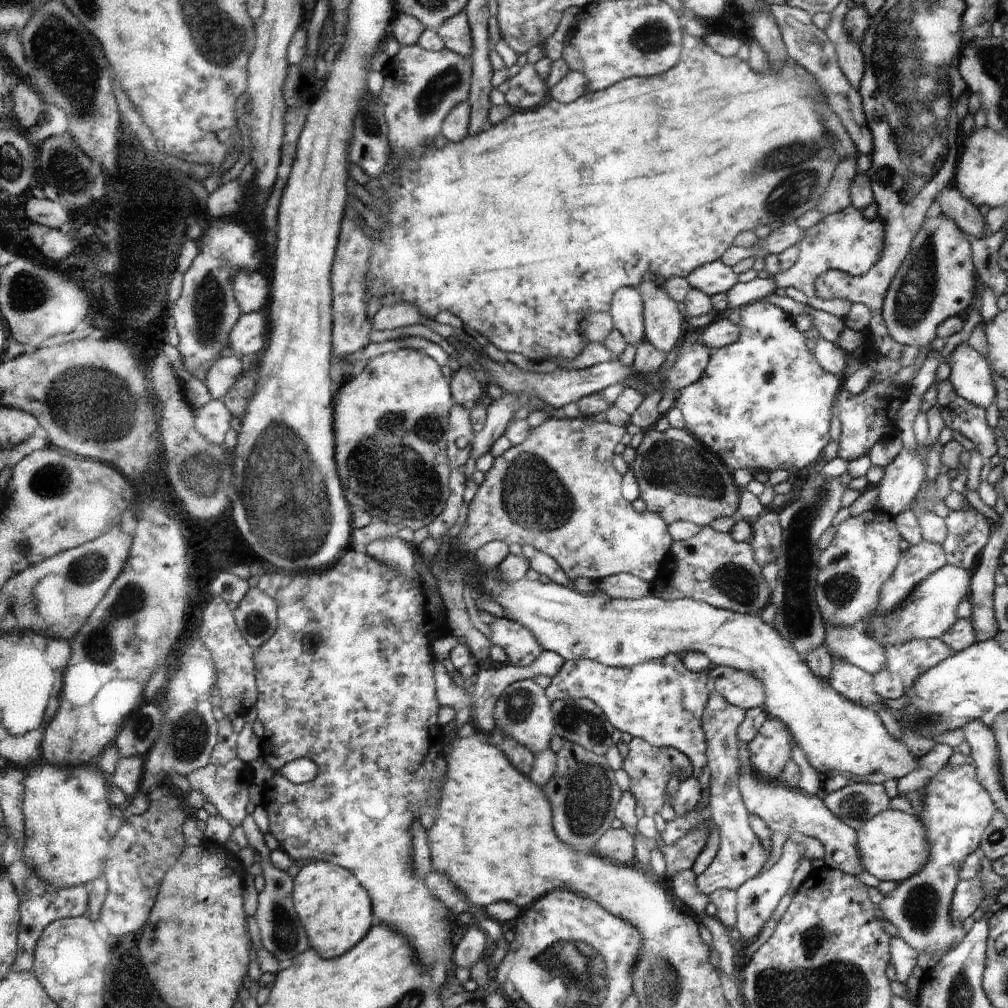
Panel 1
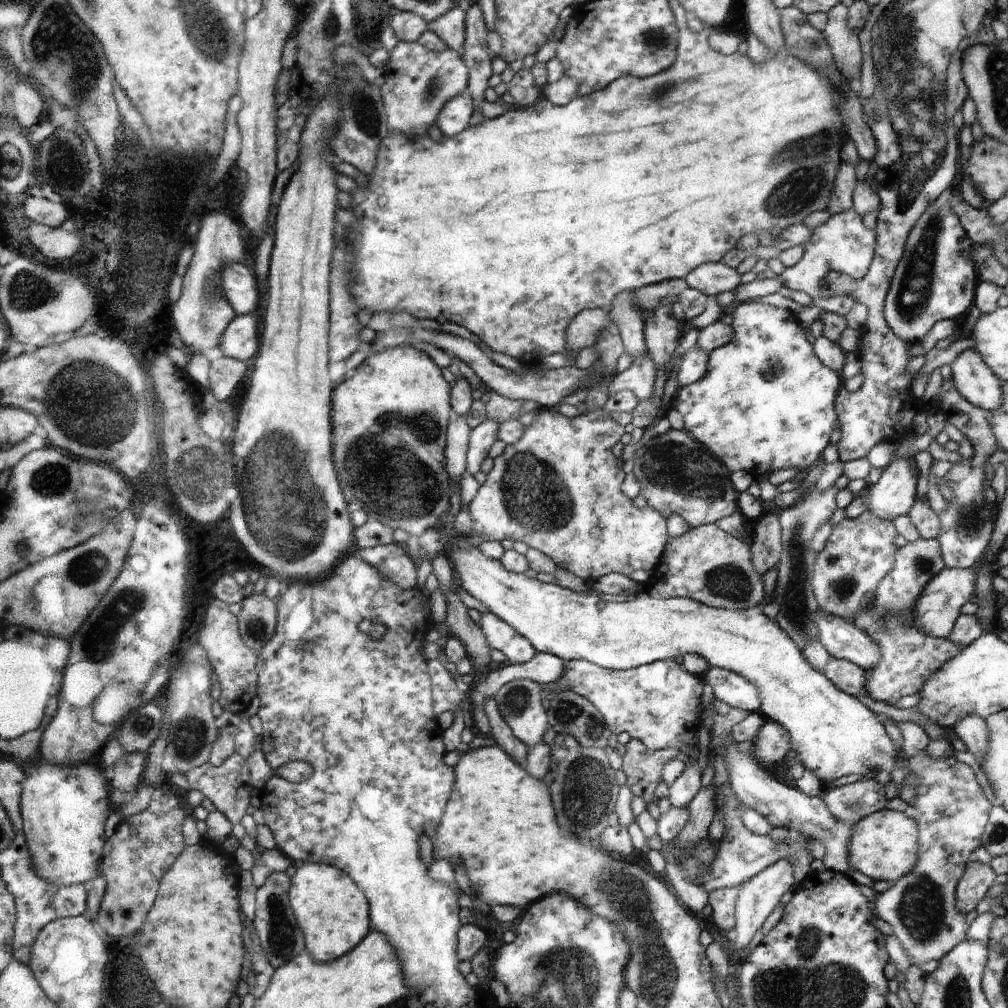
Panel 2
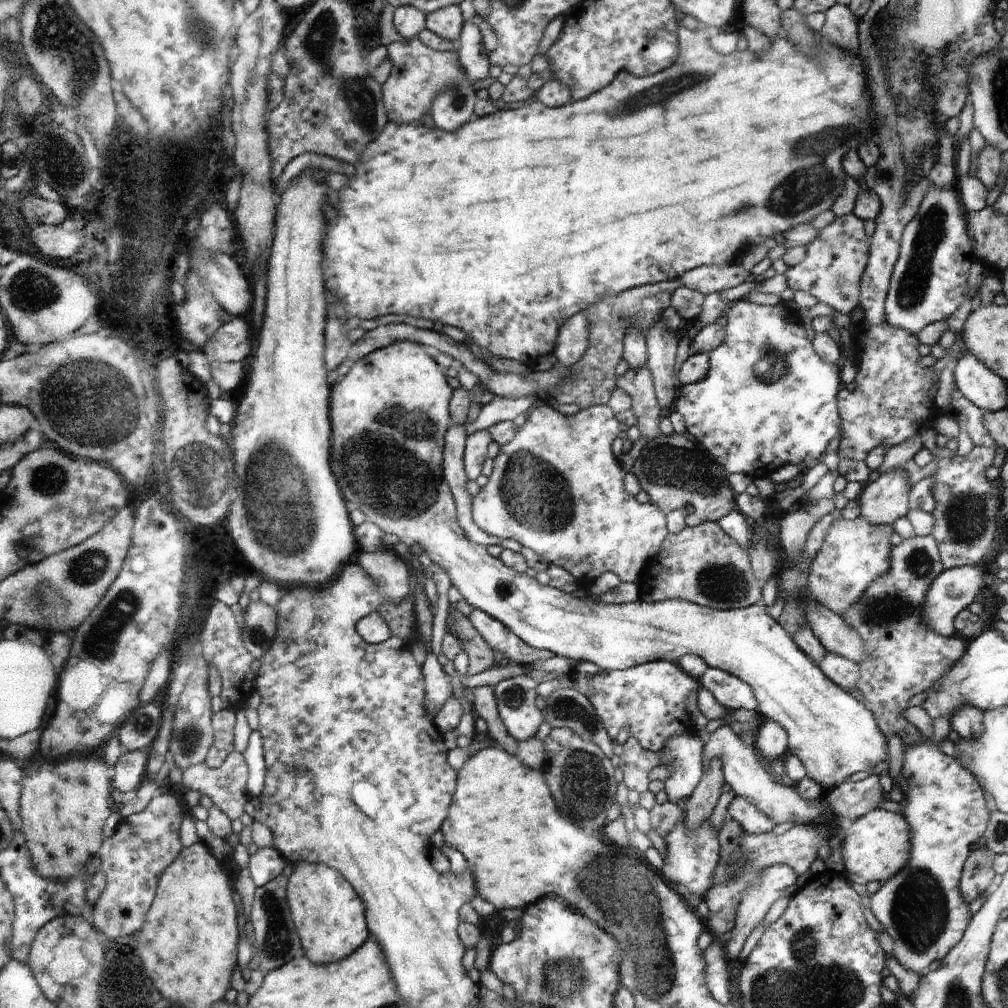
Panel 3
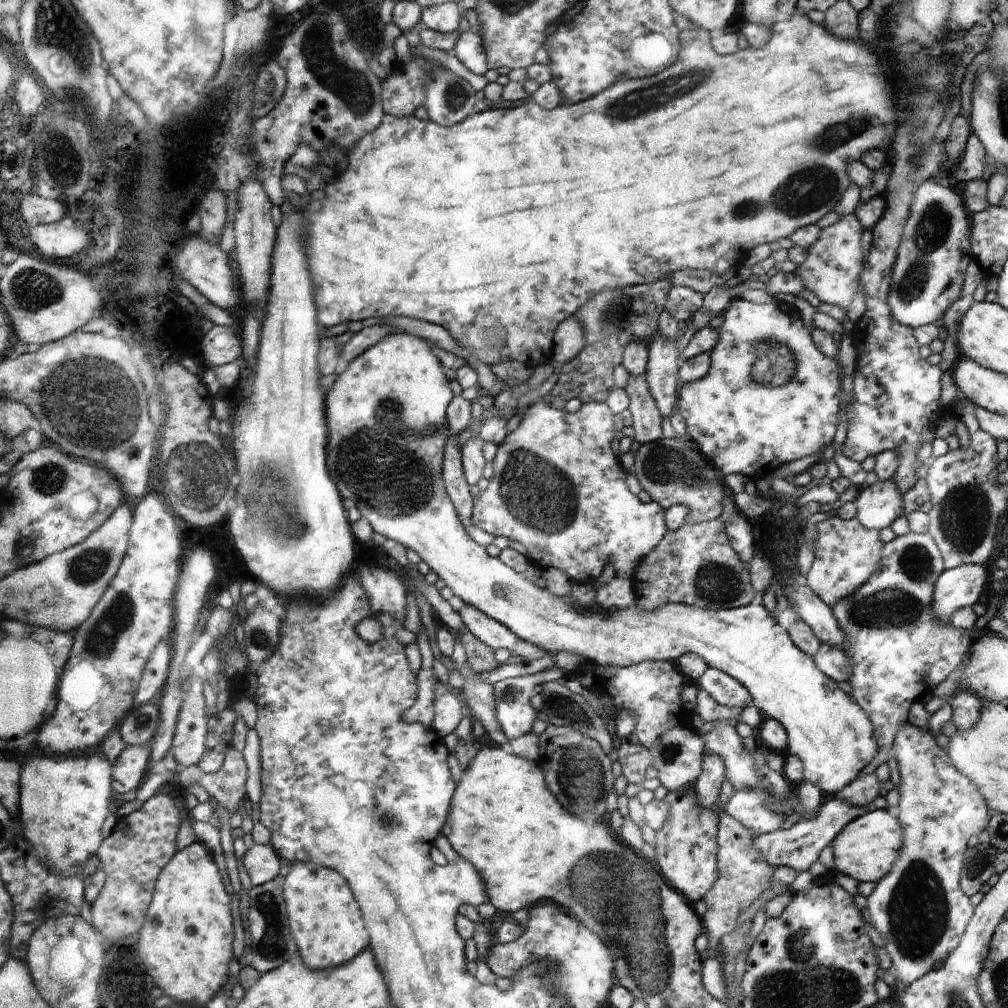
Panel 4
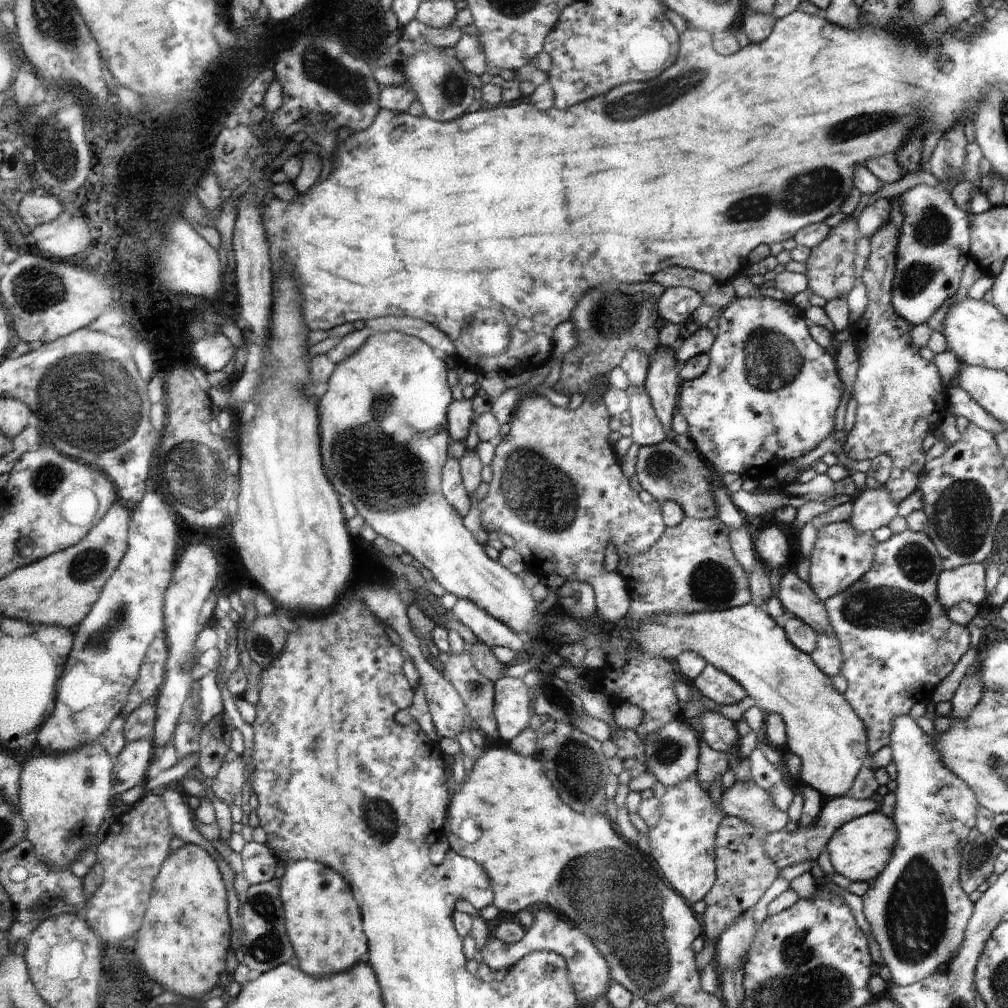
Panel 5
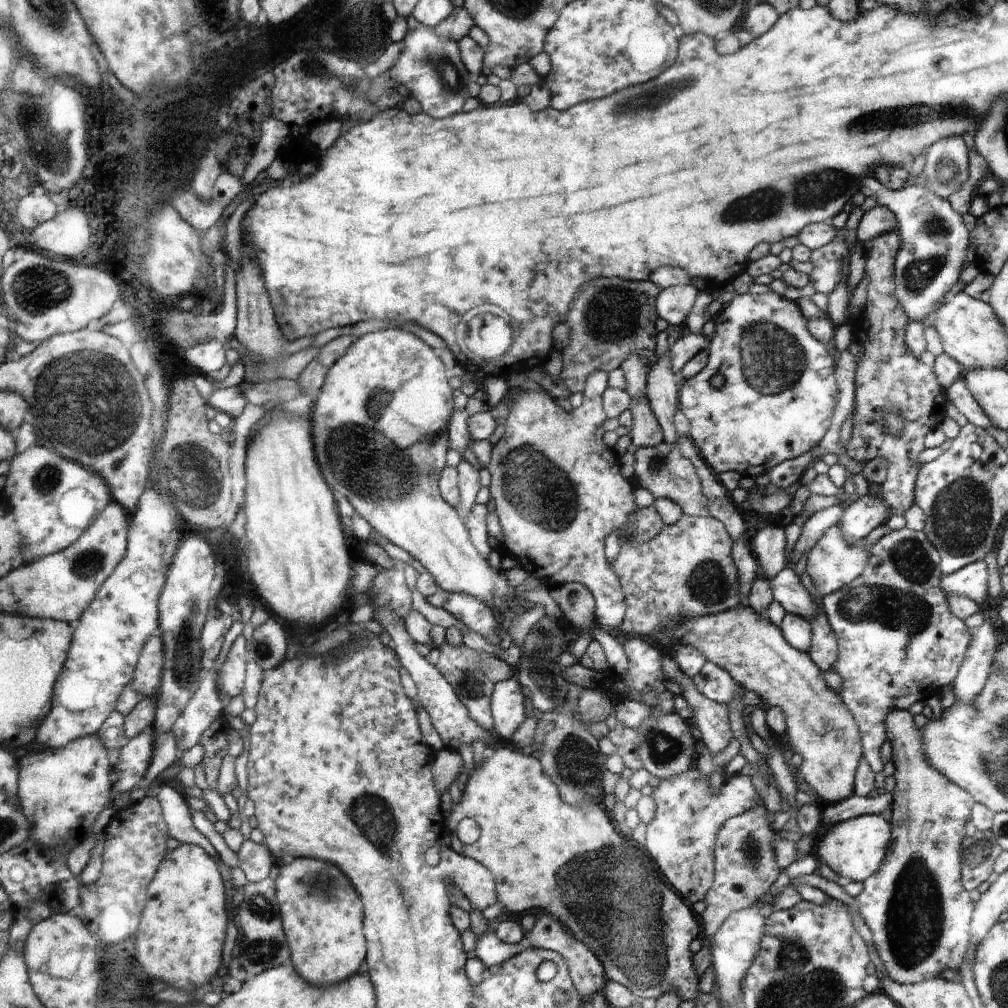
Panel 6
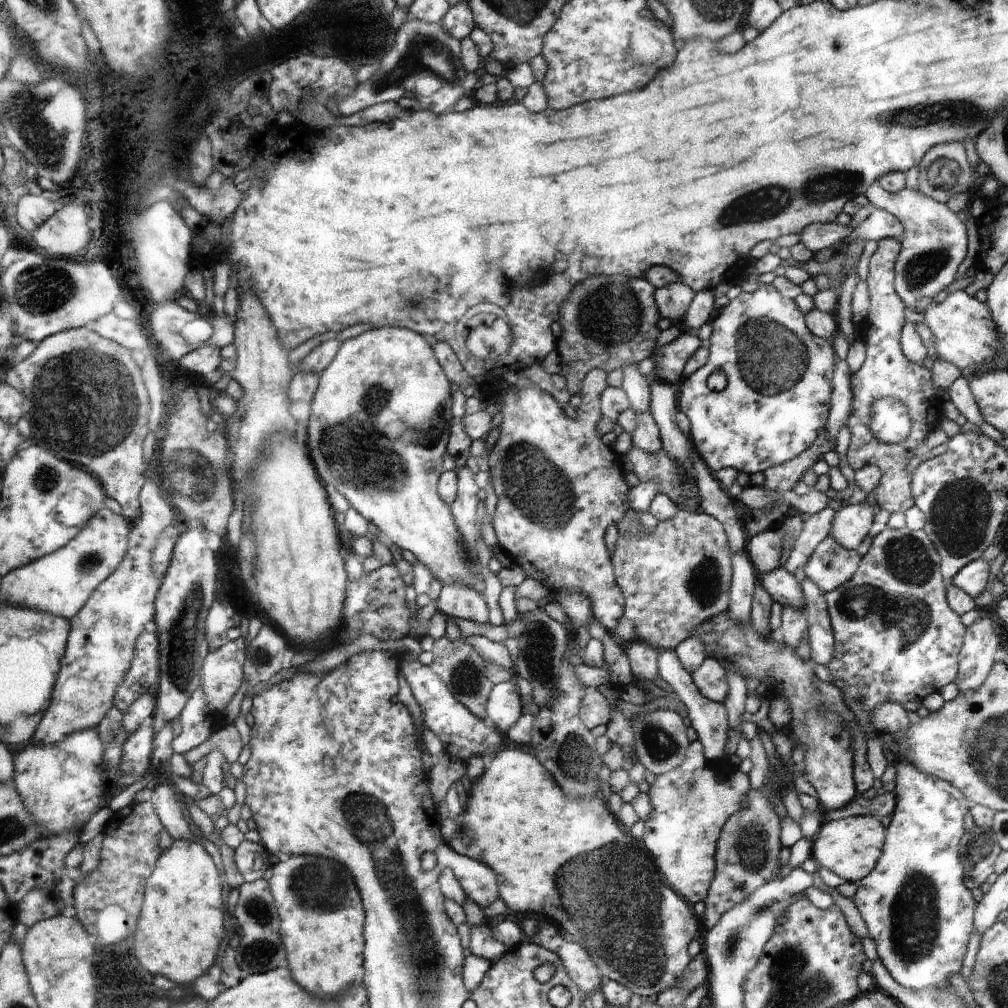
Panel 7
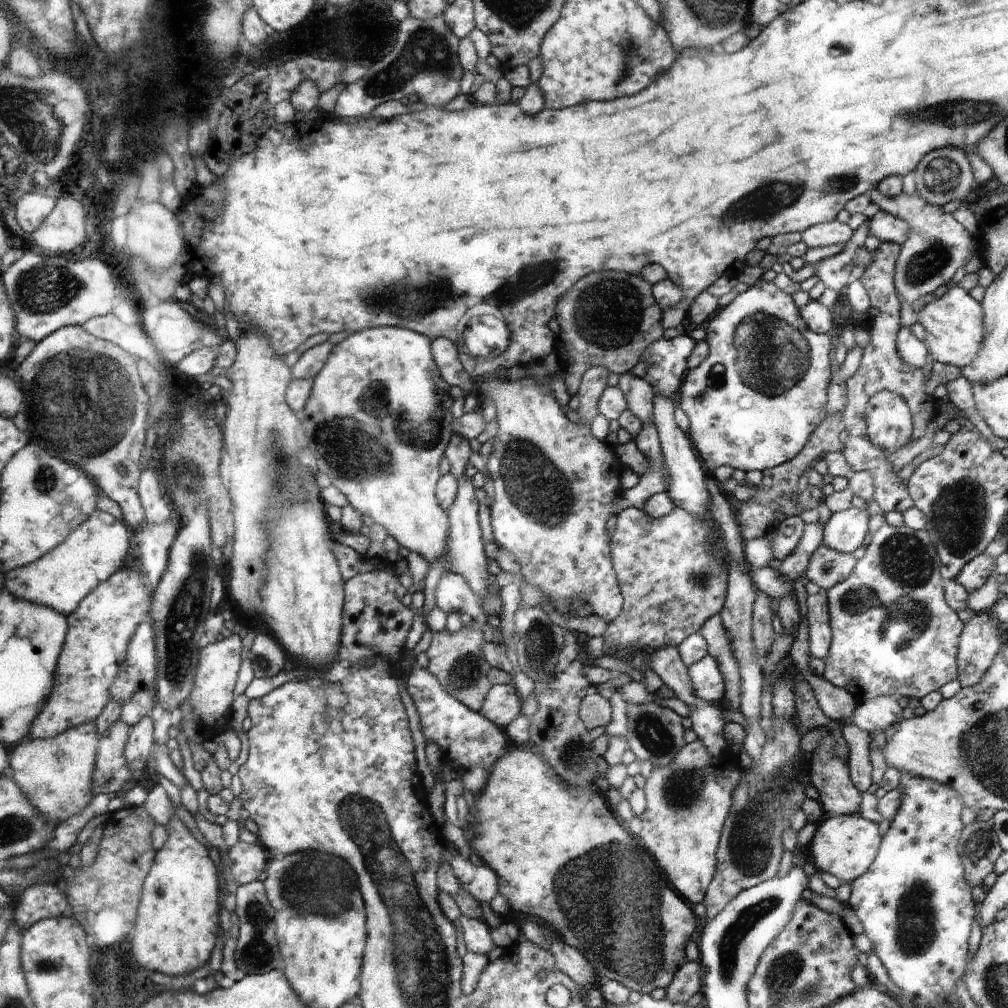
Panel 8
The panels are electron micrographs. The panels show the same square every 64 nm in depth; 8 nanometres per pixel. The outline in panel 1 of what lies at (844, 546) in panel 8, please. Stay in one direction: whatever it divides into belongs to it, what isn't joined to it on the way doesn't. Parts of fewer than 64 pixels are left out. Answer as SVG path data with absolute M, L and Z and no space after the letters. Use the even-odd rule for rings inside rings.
M903 449L885 468L883 478L876 484L877 508L893 518L910 509L922 488L922 482L927 480L927 470L918 449L914 452Z

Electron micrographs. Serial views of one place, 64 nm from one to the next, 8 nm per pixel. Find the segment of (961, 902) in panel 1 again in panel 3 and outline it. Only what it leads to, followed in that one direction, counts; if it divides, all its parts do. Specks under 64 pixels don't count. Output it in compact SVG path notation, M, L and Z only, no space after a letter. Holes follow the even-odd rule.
M986 846L970 851L959 880L960 894L964 902L970 902L982 896L982 892L990 886L995 875L992 868L994 858L995 854L990 852Z

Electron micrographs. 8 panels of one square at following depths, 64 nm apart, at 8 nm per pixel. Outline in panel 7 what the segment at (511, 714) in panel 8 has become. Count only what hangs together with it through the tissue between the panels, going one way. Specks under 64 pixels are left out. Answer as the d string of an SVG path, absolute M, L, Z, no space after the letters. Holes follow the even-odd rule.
M514 680L494 684L487 700L488 722L506 733L519 721L521 711L521 696Z

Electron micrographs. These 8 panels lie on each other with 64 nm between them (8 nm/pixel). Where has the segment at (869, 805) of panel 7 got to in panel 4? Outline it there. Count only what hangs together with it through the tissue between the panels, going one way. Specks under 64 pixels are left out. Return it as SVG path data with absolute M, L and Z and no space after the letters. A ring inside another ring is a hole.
M833 796L826 797L812 819L799 820L793 824L792 828L787 830L778 829L769 833L759 834L753 840L753 848L758 850L762 860L768 862L772 868L788 866L801 873L808 870L818 860L820 852L840 834L844 826L857 816L872 809L873 807L866 807L860 810L858 806L852 806L852 804L842 802L842 800L836 800Z

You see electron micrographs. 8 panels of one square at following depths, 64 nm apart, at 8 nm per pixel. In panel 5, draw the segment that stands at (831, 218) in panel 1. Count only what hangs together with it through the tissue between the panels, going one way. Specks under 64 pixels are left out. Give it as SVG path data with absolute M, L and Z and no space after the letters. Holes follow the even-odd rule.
M852 216L840 222L838 226L830 228L826 238L811 248L810 256L806 262L807 287L824 299L836 300L840 296L846 298L856 284L854 272L854 258L856 257L856 241L861 237L856 220Z

